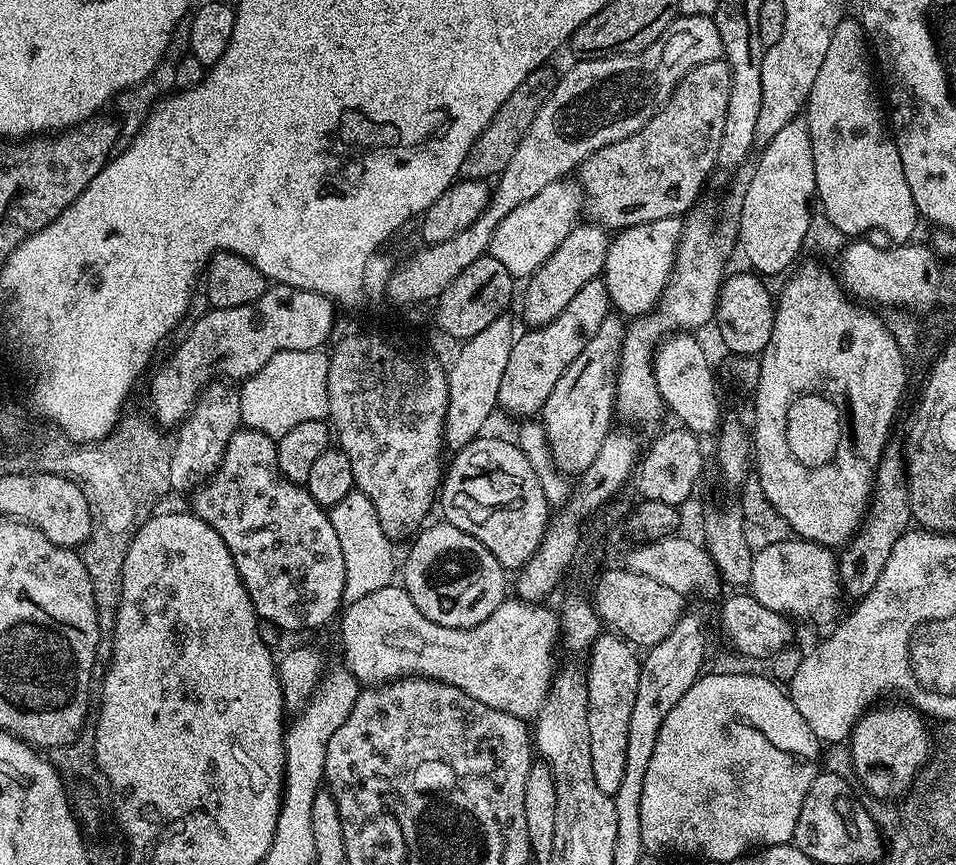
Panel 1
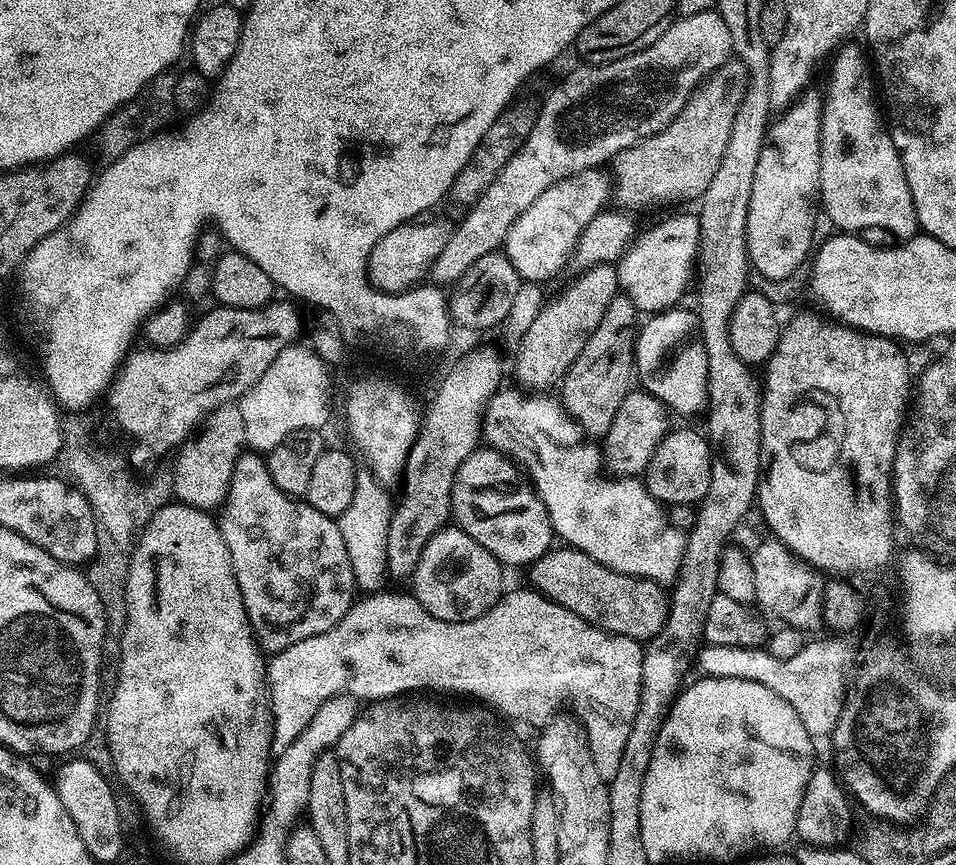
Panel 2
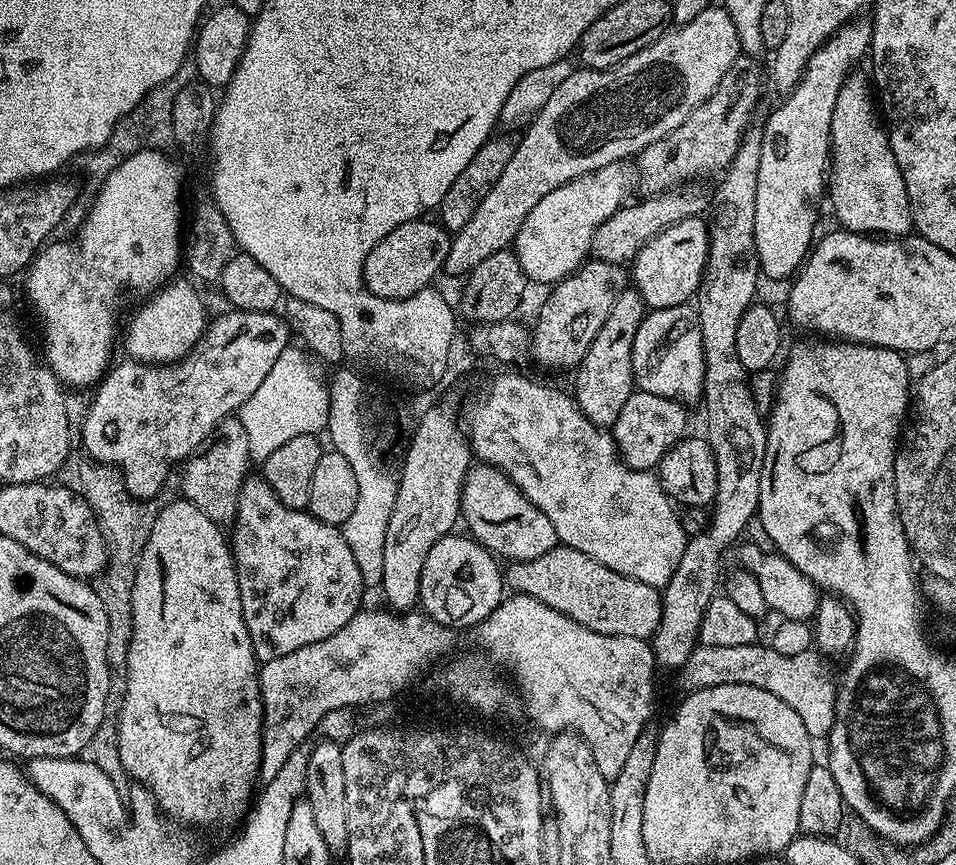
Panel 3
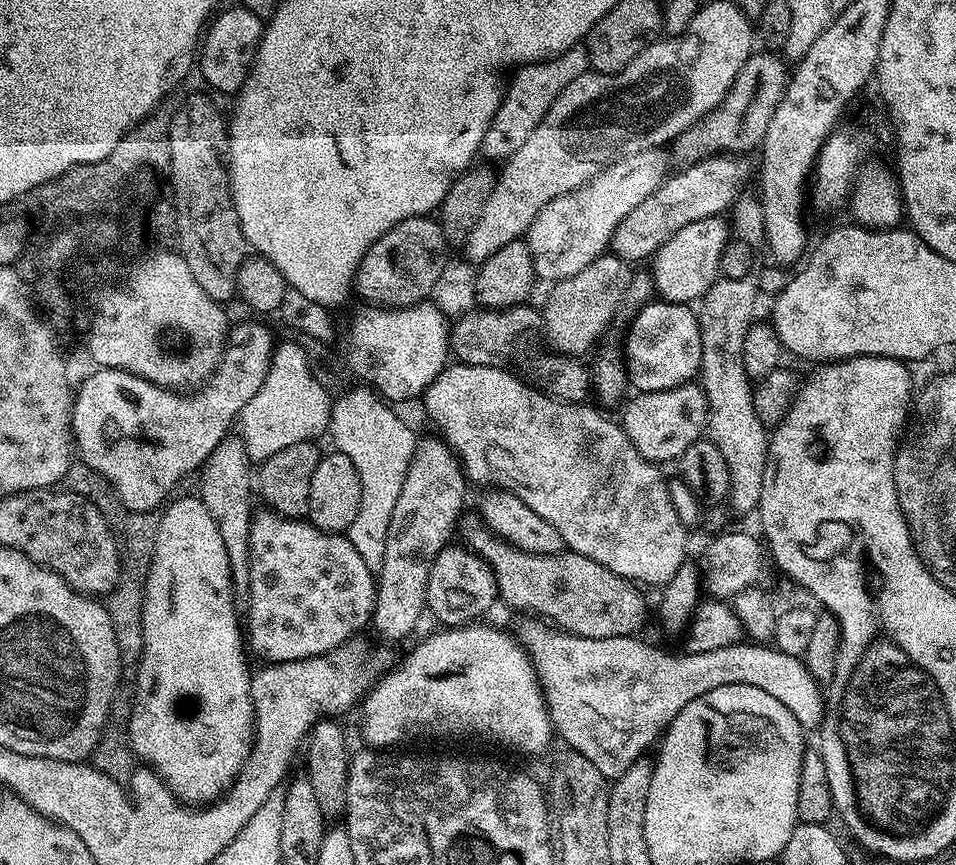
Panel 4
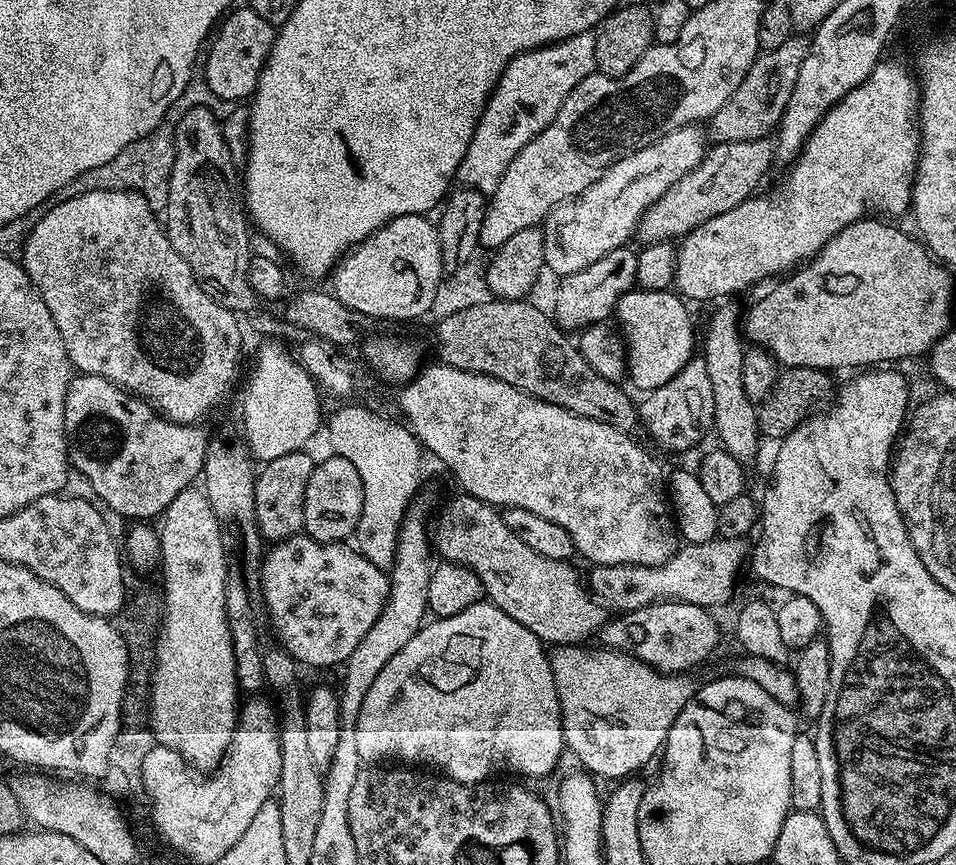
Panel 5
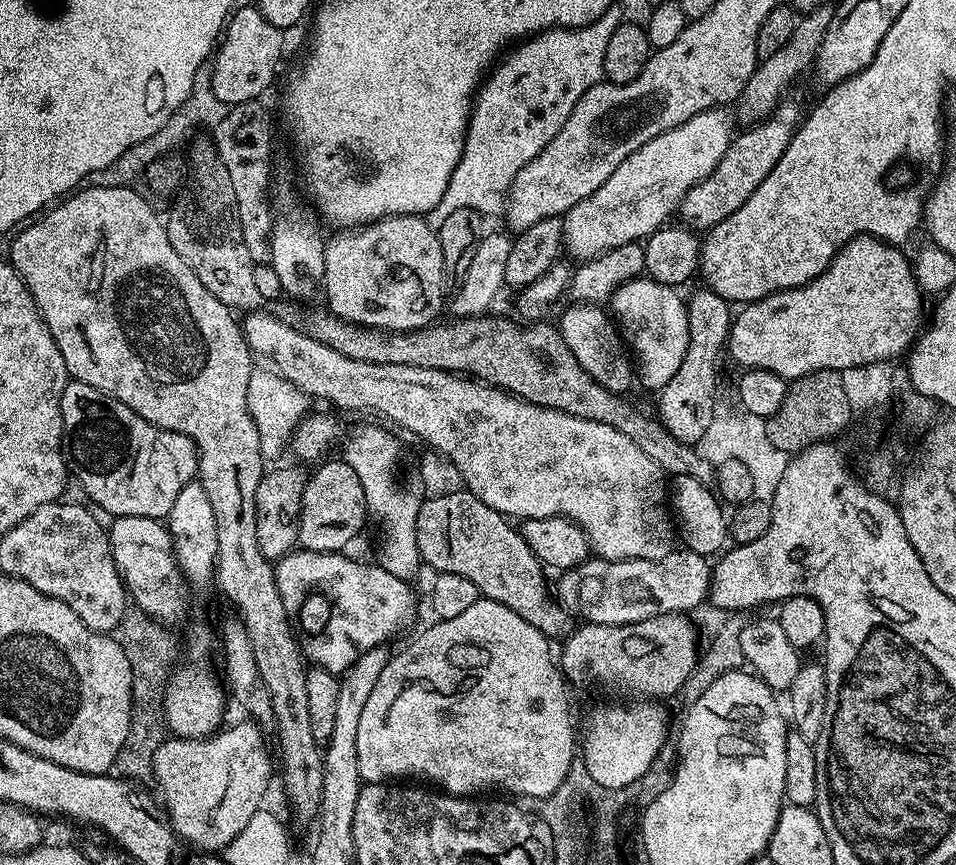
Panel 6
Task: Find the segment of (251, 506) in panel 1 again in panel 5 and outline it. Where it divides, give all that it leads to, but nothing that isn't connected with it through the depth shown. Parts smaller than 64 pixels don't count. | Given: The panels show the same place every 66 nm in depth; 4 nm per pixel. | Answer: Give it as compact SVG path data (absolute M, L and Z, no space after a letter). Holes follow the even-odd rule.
M306 534L299 536L291 536L285 540L277 540L271 545L272 548L263 553L258 575L260 575L260 592L264 595L264 608L268 611L268 620L272 623L272 628L276 631L279 647L284 648L296 659L297 665L304 666L309 664L312 668L332 668L343 665L345 660L350 658L350 654L354 654L354 646L358 646L358 642L362 642L362 638L366 638L366 634L370 630L370 626L374 626L374 622L378 622L378 614L382 614L385 604L388 602L388 577L389 573L383 568L374 566L374 562L370 562L365 556L361 556L355 547L349 546L344 542L334 544L319 544L314 538L310 538Z

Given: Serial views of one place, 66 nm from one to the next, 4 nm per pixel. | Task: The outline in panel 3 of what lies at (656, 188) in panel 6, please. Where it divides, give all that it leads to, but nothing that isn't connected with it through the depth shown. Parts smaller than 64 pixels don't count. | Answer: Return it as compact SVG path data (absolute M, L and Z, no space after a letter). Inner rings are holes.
M623 163L611 164L602 166L590 174L582 174L558 186L558 190L550 190L550 194L546 194L546 198L542 198L542 202L538 202L534 210L530 210L526 222L522 222L516 235L514 251L521 270L531 283L533 280L536 284L555 286L585 263L592 246L594 230L598 230L598 226L602 226L602 222L606 222L606 218L614 215L619 208L625 207L624 195L628 192L628 172L624 167Z

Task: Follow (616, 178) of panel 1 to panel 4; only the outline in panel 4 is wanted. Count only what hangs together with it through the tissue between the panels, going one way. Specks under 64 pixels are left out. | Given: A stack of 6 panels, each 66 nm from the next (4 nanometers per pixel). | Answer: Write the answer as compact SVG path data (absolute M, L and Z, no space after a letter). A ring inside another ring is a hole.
M753 51L742 70L738 70L738 78L734 86L730 86L726 98L722 98L714 111L707 112L698 122L694 122L694 126L687 128L675 141L676 156L681 160L679 163L687 166L705 156L748 154L751 148L759 149L764 143L766 126L770 126L770 118L774 118L774 110L790 75L783 63L785 61L771 51Z

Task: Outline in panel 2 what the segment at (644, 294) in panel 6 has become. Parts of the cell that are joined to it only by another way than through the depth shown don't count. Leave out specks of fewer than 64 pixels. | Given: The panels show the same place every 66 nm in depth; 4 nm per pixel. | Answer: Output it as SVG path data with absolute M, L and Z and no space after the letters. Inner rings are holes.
M684 307L655 313L649 319L652 321L639 329L634 372L639 387L657 396L665 409L692 416L695 412L703 413L708 402L708 351L700 337L699 315Z

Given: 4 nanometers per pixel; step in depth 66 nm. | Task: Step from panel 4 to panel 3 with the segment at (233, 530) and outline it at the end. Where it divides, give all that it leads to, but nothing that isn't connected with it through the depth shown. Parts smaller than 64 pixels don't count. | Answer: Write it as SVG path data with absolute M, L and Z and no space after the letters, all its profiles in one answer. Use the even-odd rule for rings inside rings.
M235 415L227 416L216 427L211 443L183 465L184 477L180 480L180 488L184 491L181 492L183 499L198 506L202 514L206 514L206 518L210 518L216 524L231 525L236 519L236 499L240 497L240 488L250 470L250 454L246 427Z

